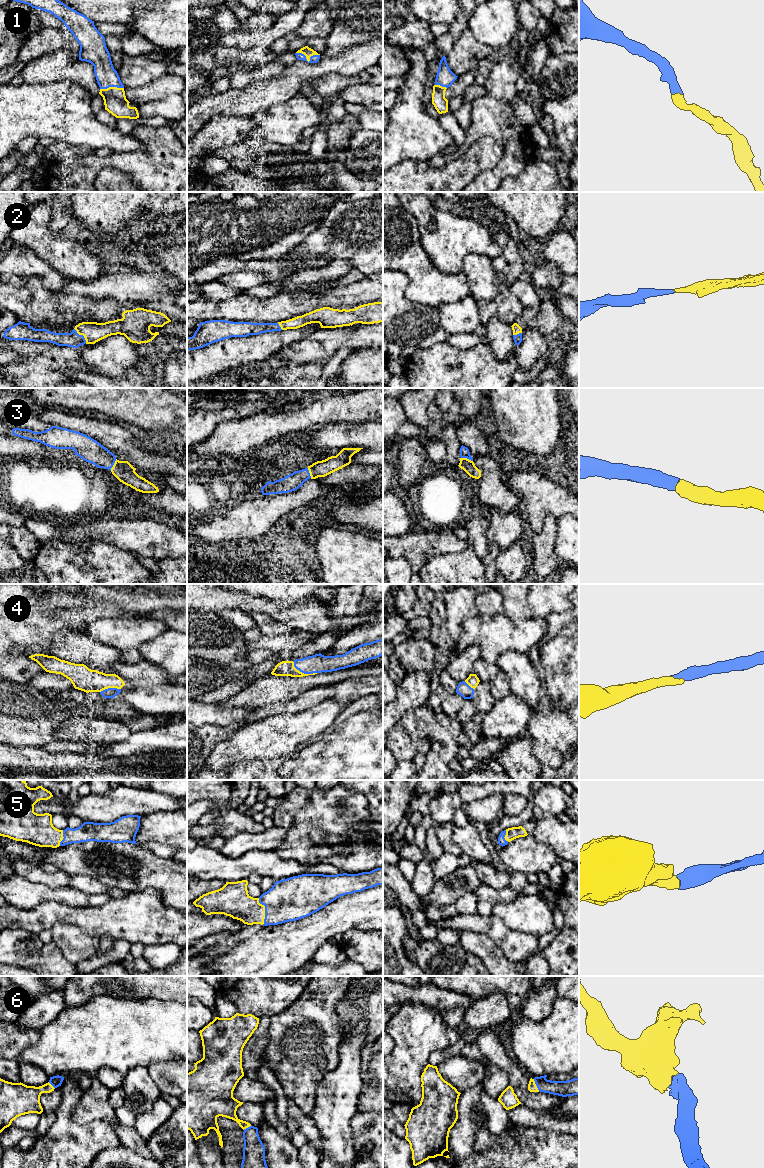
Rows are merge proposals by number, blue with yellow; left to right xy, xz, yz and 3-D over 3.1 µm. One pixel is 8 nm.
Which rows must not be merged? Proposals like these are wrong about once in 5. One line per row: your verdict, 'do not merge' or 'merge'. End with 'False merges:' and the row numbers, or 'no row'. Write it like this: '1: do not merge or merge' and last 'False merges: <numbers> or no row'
1: merge
2: merge
3: merge
4: merge
5: merge
6: merge
False merges: no row

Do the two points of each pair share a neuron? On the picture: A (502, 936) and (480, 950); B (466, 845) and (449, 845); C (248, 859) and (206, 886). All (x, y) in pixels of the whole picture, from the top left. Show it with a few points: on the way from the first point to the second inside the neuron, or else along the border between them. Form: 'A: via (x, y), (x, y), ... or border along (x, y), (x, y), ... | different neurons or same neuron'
A: border along (472, 932), (485, 933), (508, 960) | different neurons
B: border along (454, 827), (451, 839), (462, 852) | different neurons
C: border along (197, 877), (201, 879), (223, 880), (225, 882) | different neurons

